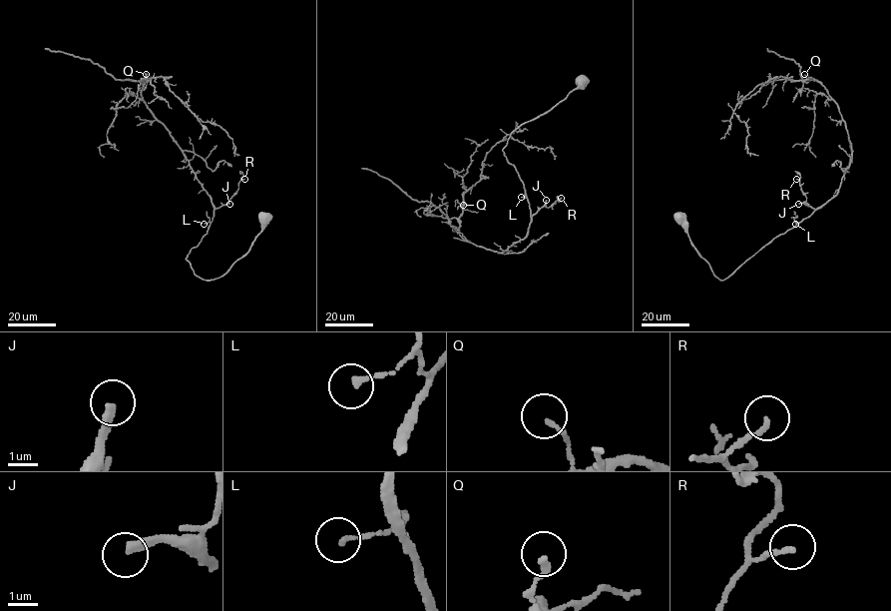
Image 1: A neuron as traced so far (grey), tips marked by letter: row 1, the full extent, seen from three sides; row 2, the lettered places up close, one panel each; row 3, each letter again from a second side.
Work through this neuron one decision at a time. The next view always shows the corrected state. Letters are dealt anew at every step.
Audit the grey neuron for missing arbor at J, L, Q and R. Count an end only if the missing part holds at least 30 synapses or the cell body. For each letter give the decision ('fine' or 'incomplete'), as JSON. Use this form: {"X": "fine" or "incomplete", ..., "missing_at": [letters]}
{"J": "incomplete", "L": "fine", "Q": "fine", "R": "fine", "missing_at": ["J"]}

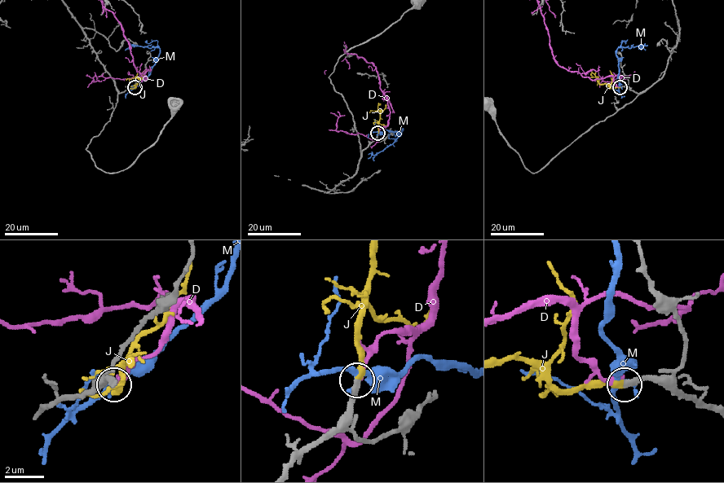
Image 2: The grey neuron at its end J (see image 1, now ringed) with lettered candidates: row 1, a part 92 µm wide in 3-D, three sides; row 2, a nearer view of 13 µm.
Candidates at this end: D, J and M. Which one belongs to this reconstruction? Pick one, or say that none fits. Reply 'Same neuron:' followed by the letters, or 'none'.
Same neuron: J

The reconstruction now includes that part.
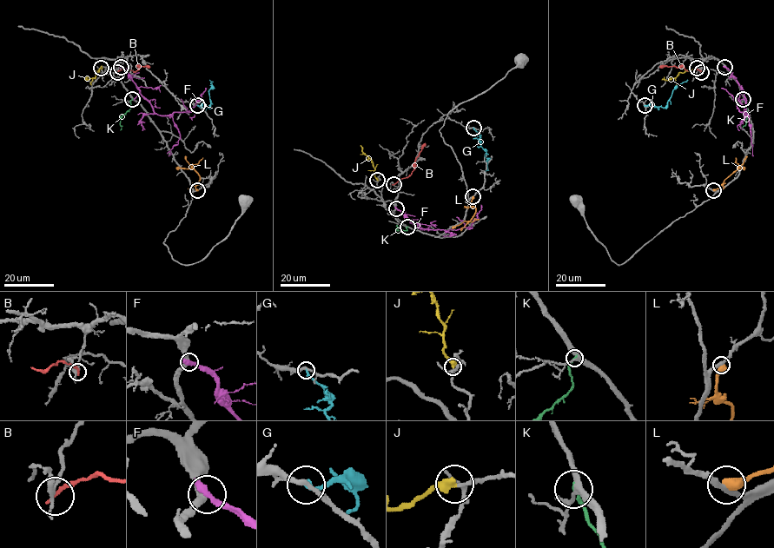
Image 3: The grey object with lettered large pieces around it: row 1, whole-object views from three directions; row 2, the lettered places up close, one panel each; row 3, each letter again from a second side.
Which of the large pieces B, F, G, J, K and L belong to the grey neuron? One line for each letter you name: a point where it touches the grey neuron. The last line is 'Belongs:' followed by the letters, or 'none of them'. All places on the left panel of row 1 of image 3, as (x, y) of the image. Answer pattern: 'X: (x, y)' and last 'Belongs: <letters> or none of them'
J: (101, 68)
Belongs: J

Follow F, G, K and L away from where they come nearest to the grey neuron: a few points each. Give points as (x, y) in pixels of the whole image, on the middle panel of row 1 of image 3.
F: (396, 208), (416, 227), (447, 230), (471, 226), (481, 209), (480, 205)
G: (473, 128), (479, 137), (480, 146), (486, 151), (486, 171)
K: (407, 227), (406, 230), (396, 229), (396, 226)
L: (472, 197), (474, 214), (469, 221), (452, 227)

